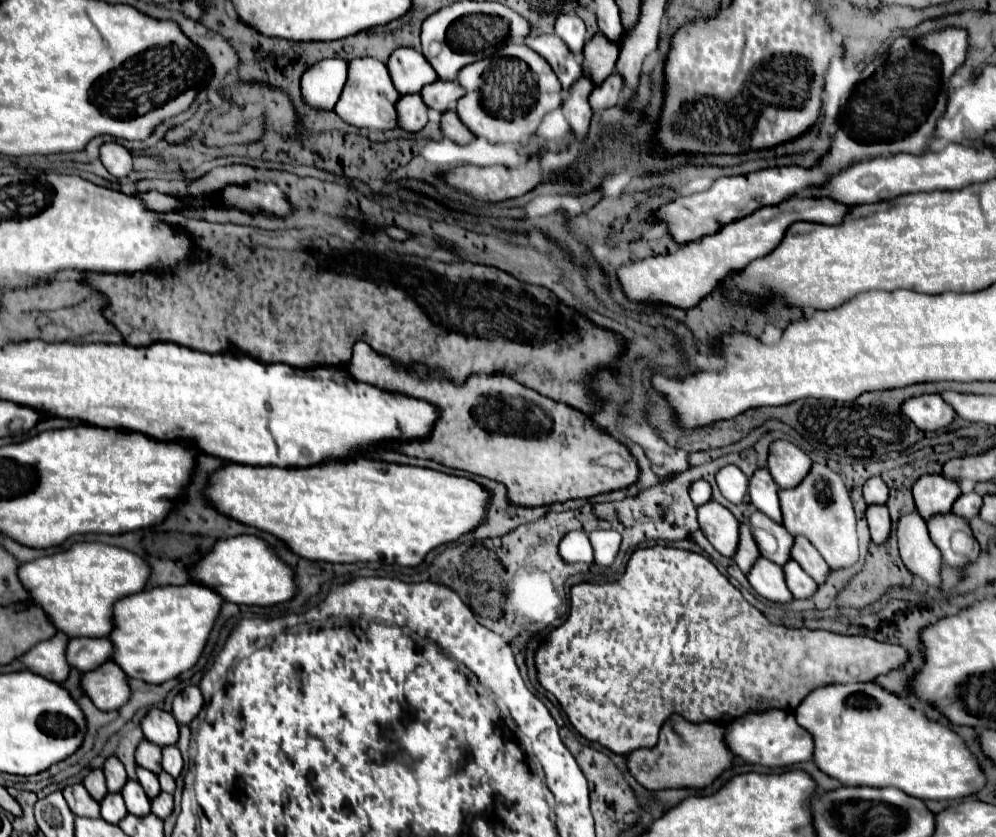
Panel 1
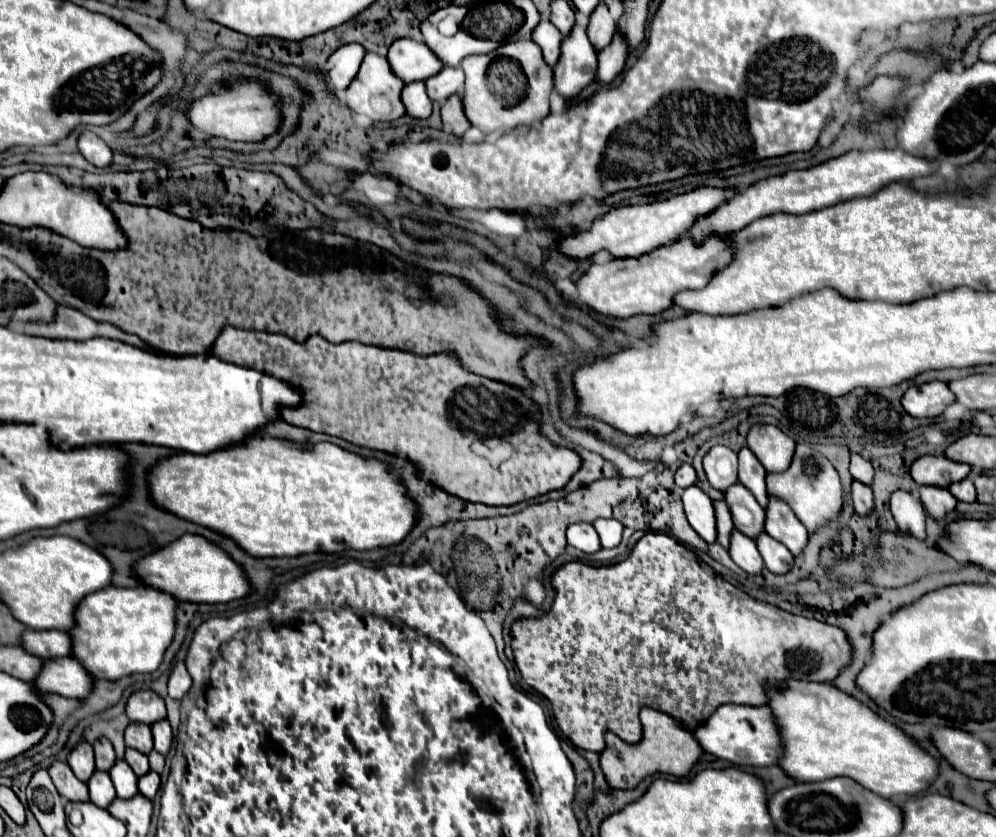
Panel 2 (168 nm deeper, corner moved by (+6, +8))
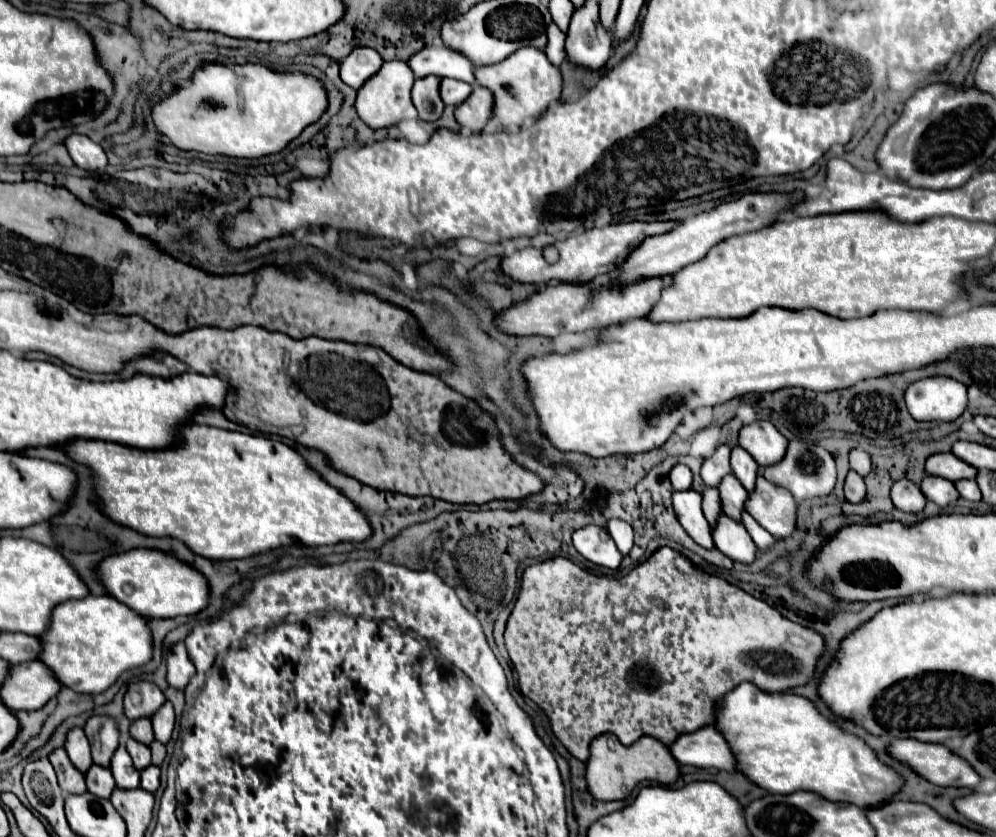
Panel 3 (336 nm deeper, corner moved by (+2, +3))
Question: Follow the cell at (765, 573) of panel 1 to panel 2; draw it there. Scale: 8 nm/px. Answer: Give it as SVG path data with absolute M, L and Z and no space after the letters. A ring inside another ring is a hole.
M732 530L732 542L730 542L730 558L748 574L760 574L764 568L762 556L756 548L754 540L748 540L740 530Z

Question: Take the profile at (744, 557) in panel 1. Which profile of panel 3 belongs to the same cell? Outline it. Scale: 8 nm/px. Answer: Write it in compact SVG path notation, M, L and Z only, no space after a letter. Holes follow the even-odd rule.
M708 487L704 493L702 493L704 501L702 501L702 509L704 509L704 517L708 519L708 523L714 527L718 523L718 517L722 515L722 505L720 505L720 495L718 495L718 489L712 489Z

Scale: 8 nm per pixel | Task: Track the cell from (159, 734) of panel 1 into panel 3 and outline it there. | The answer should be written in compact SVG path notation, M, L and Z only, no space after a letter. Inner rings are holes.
M140 681L140 683L134 683L130 689L142 695L142 703L140 705L134 705L130 701L130 695L124 697L124 709L126 709L126 717L130 721L142 719L142 717L152 717L164 705L164 701L166 701L164 693L154 683Z

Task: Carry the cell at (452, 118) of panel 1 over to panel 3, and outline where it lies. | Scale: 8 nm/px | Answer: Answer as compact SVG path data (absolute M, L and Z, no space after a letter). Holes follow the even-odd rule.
M474 85L470 97L456 107L454 115L460 127L480 131L492 117L492 93L480 85Z

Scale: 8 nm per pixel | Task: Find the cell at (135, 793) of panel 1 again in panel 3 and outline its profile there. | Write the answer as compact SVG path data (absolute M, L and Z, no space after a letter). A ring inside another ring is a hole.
M118 747L118 751L112 757L110 771L116 779L116 787L120 787L120 789L138 789L140 787L140 771L134 769L126 747Z

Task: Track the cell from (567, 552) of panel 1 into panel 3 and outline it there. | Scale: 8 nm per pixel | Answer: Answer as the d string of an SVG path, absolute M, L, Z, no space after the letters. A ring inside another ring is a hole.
M586 525L572 535L574 547L592 563L616 569L620 565L620 551L616 549L612 537L606 533L606 529L596 525Z

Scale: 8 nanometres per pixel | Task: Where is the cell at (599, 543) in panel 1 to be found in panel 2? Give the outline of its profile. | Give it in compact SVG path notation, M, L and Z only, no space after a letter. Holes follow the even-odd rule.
M598 518L598 520L594 520L594 528L600 534L602 548L614 548L614 546L620 544L624 526L618 520L614 520L614 518Z

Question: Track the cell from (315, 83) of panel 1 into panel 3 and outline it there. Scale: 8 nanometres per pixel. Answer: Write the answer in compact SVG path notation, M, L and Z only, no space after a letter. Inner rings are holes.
M356 47L348 57L340 61L340 79L358 91L360 85L364 85L364 81L372 77L372 73L376 73L382 63L382 57L374 49Z

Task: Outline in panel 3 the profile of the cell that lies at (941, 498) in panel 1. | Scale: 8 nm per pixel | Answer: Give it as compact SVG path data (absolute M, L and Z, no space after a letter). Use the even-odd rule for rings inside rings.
M938 453L928 457L926 473L948 479L948 481L960 481L960 479L974 479L978 469L972 465L966 465L952 453Z

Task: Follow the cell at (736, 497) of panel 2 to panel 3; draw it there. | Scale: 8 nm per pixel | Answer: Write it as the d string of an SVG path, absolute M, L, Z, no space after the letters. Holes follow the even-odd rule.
M734 475L724 477L718 491L720 491L722 505L724 505L724 513L732 517L734 521L742 521L742 513L746 513L748 491L740 485L740 481L736 481Z

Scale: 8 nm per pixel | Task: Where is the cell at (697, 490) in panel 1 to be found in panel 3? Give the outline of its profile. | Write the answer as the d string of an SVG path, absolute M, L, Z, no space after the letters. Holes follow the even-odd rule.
M674 465L670 471L670 481L674 485L674 491L686 491L692 487L692 471L686 465Z

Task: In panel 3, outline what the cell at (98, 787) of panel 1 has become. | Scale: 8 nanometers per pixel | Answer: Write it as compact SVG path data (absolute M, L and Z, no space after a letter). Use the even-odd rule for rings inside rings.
M72 729L68 733L68 741L66 741L66 753L72 761L72 765L80 771L86 773L92 767L92 755L90 755L90 743L84 735L82 729Z

